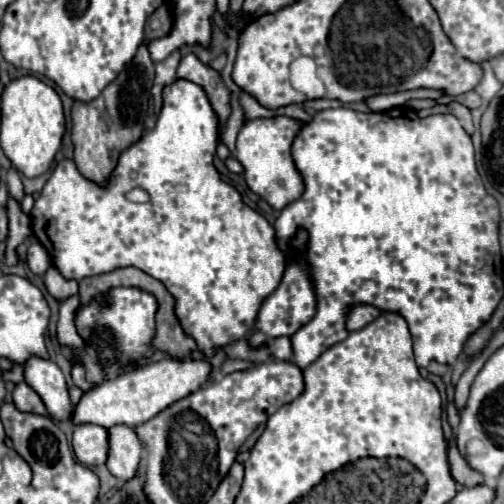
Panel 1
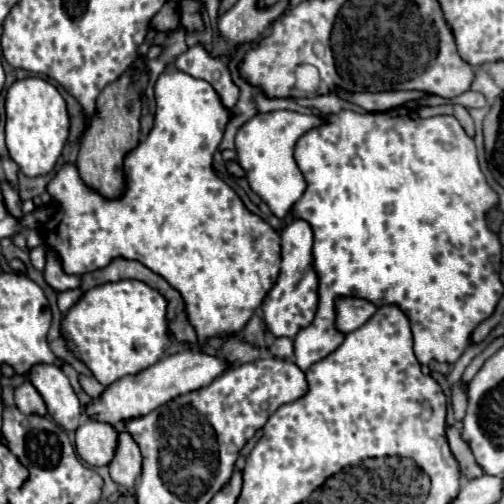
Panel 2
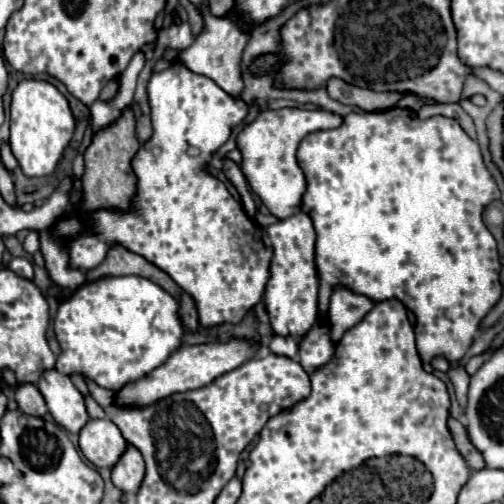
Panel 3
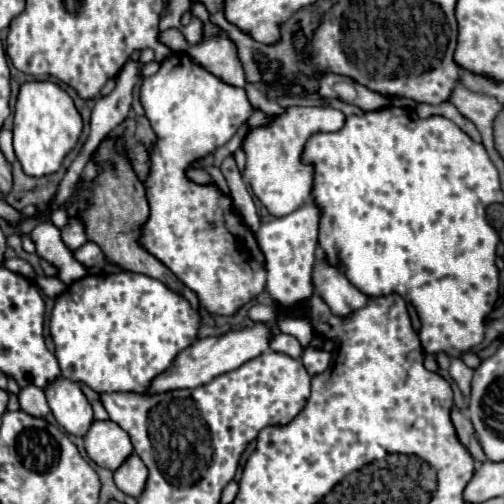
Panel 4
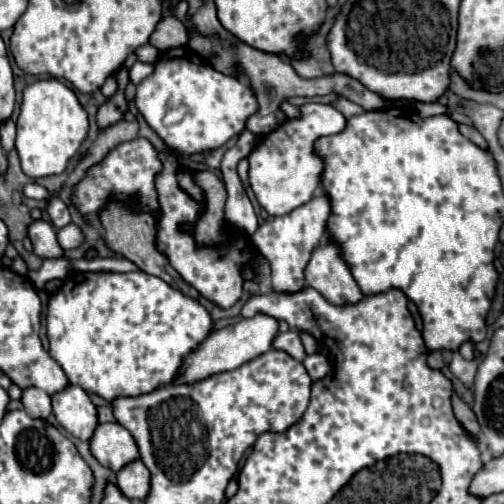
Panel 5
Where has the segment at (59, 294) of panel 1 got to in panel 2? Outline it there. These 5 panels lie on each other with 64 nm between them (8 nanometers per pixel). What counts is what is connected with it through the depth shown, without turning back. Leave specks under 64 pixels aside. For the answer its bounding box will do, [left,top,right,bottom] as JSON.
[44,250,80,292]

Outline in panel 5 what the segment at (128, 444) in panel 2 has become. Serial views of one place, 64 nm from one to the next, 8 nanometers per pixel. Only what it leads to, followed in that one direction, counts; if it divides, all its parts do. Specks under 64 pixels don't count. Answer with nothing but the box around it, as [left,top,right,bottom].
[116,460,150,500]

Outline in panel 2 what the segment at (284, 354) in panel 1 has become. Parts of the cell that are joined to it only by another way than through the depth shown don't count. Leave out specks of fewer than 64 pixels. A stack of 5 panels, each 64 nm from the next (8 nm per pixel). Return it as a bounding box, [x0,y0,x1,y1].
[270,338,294,360]

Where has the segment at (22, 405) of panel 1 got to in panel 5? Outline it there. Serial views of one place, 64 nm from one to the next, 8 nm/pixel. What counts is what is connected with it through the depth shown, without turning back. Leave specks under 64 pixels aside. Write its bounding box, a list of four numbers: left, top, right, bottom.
[22,388,52,420]

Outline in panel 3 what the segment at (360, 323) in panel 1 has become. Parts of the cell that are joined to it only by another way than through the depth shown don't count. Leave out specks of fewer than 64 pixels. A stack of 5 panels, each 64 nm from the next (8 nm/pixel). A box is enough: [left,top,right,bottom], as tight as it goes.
[330,288,372,342]

